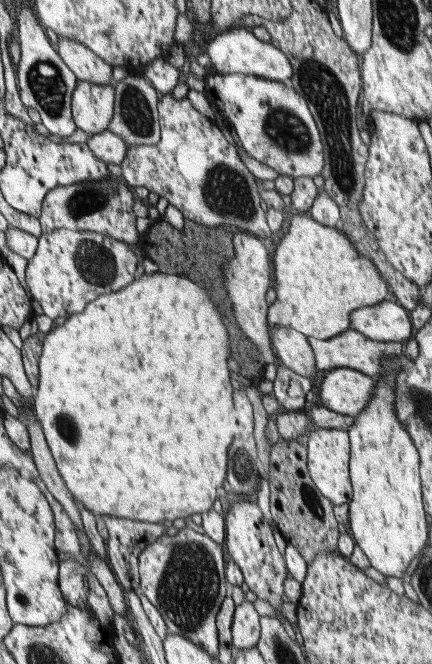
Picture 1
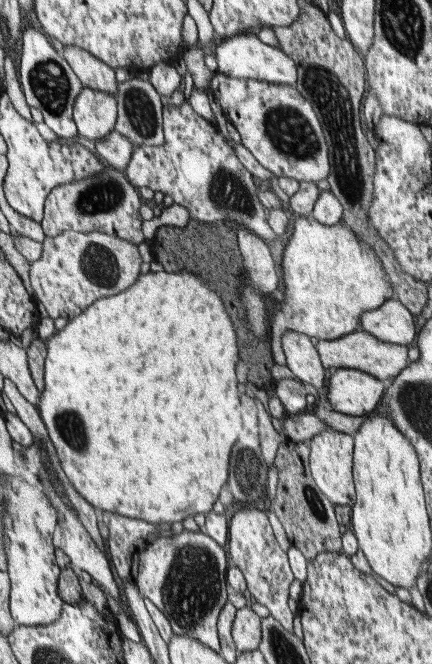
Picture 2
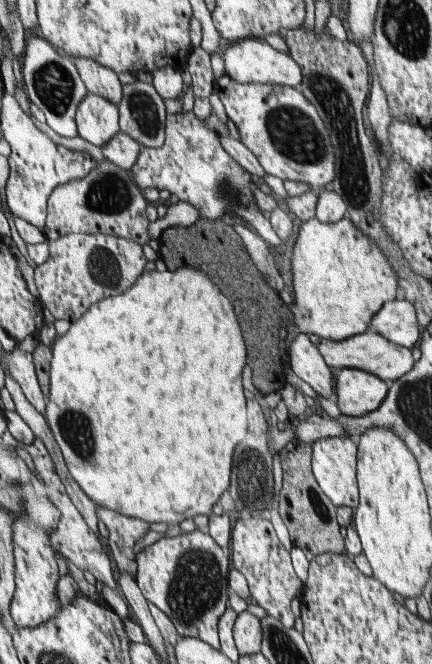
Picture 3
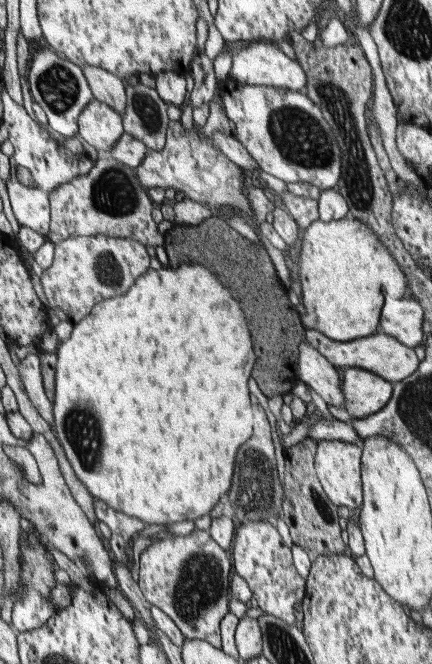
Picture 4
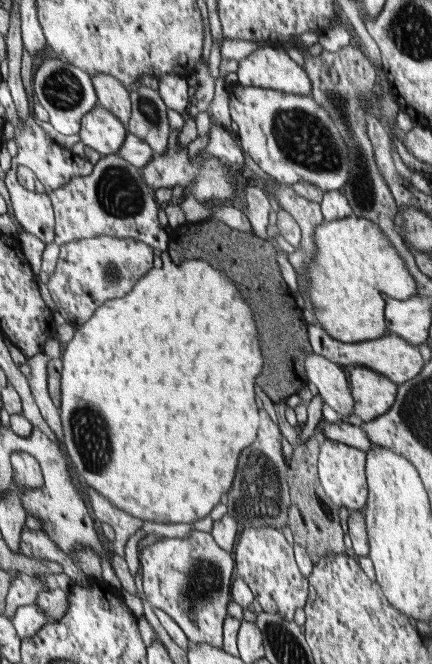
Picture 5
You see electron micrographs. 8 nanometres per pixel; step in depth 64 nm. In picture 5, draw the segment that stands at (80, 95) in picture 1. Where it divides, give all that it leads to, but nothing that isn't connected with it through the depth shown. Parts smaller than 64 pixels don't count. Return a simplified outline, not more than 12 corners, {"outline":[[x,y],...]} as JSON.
{"outline":[[99,104],[79,122],[83,146],[115,154],[123,124]]}

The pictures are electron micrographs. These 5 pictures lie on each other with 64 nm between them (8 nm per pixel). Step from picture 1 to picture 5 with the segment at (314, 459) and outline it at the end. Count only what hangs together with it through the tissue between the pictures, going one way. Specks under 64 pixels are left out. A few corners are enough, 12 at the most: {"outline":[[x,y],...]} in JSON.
{"outline":[[321,438],[317,476],[335,506],[367,504],[363,450]]}

